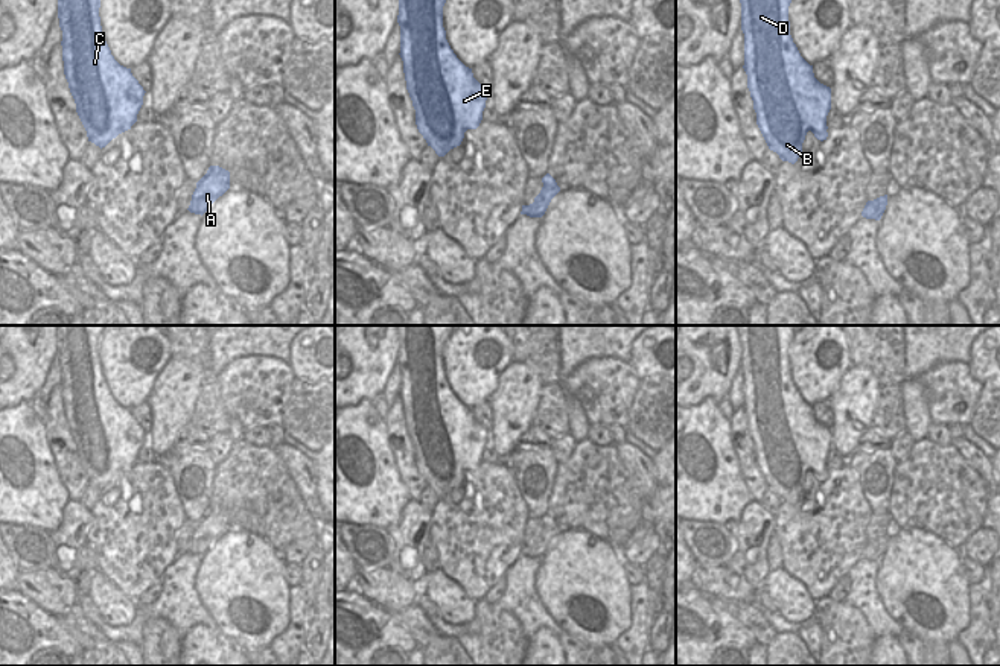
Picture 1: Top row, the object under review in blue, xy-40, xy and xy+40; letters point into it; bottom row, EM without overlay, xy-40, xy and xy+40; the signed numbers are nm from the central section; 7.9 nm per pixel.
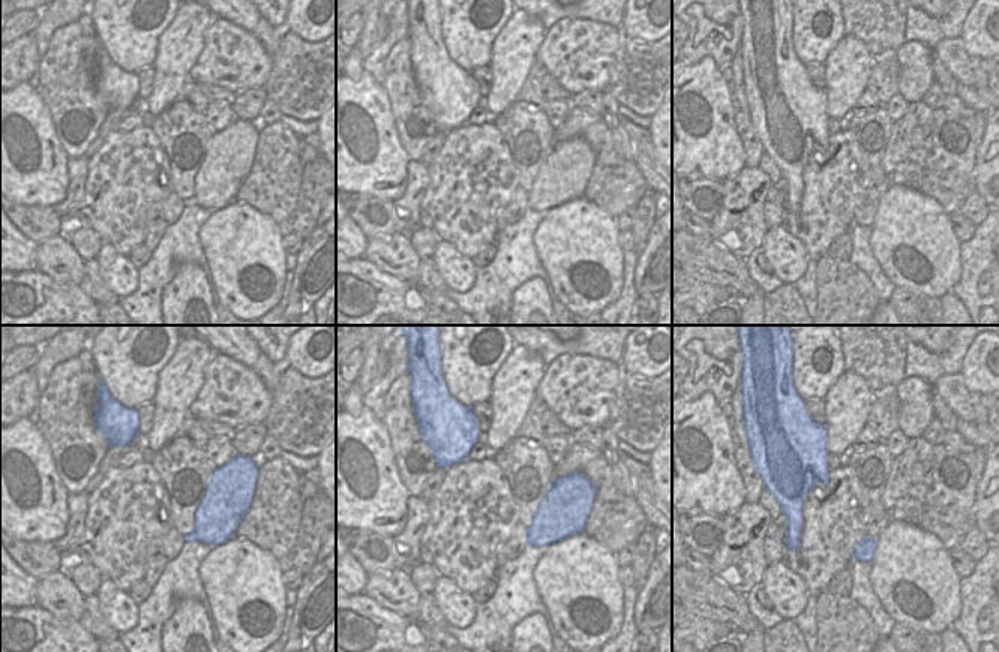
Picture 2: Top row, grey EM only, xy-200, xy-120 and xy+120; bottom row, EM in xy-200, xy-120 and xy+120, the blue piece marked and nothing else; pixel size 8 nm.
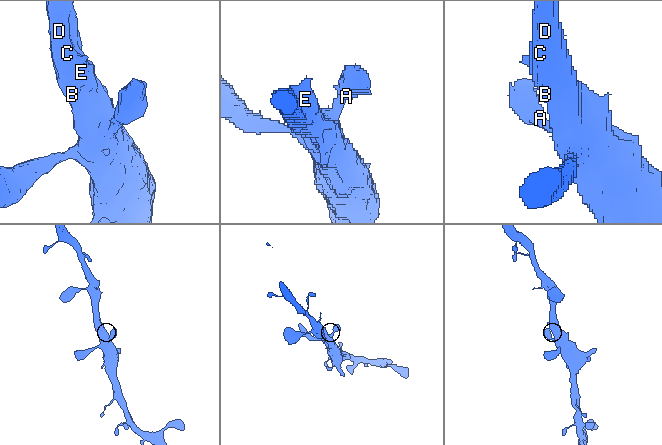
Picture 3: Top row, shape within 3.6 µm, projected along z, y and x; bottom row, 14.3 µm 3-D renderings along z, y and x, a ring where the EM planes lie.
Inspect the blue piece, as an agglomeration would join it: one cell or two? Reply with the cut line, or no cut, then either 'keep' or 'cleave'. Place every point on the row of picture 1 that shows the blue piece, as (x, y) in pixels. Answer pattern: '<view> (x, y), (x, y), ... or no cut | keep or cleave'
no cut | keep

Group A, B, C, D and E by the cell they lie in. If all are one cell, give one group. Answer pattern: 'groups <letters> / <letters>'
groups A B C D E

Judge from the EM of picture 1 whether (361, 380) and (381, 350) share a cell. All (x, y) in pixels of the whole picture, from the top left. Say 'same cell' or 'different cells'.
same cell

